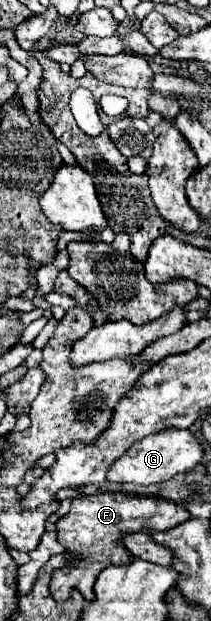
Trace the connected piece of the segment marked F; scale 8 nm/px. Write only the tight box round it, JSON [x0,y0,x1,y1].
[51,493,187,601]

